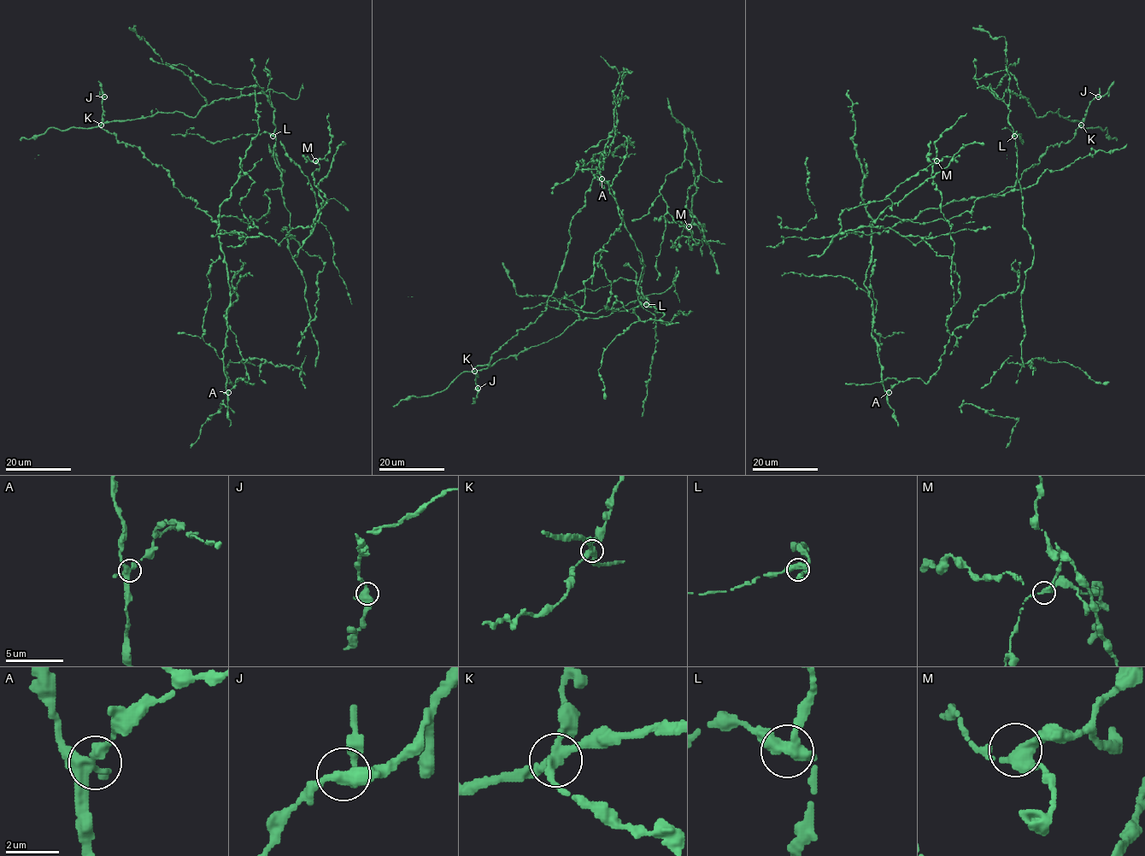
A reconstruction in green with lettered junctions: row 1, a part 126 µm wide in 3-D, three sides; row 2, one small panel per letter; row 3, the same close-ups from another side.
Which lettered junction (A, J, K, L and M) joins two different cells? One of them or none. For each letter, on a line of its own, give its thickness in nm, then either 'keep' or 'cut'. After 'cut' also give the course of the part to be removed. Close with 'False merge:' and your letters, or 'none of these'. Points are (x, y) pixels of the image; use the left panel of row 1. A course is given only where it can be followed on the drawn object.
A: calibre 360 nm; keep
J: calibre 360 nm; keep
K: calibre 360 nm; cut; course (102, 125), (157, 113), (176, 111), (195, 117), (206, 103), (190, 79), (166, 65), (144, 38), (128, 27)
L: calibre 400 nm; keep
M: calibre 340 nm; keep
False merge: K

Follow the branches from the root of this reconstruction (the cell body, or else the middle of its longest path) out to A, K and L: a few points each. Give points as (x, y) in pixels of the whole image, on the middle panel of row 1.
A: (638, 300), (647, 297), (654, 313), (637, 299), (641, 252), (613, 191), (591, 170), (601, 154), (601, 178)
K: (638, 300), (607, 316), (578, 319), (547, 342), (475, 371)
L: (638, 300), (647, 297), (649, 301), (646, 304)

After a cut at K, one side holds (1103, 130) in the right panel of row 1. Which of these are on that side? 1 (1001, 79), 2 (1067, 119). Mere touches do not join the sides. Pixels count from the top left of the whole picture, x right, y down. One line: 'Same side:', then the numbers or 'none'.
Same side: 2

